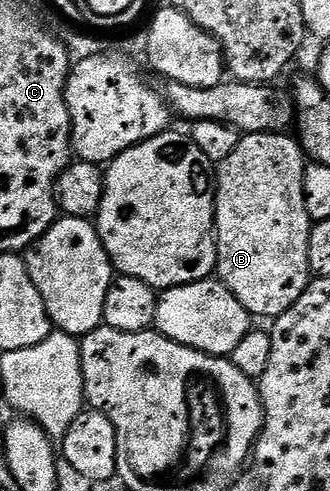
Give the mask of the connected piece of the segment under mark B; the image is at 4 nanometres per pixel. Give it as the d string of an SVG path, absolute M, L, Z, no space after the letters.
M249 132L241 135L238 150L218 165L216 190L216 271L224 284L242 302L249 317L281 316L309 286L308 247L314 221L306 214L304 169L306 153L299 139L279 132Z

